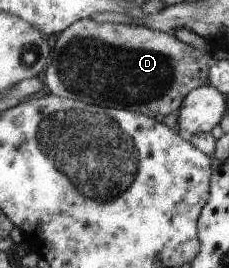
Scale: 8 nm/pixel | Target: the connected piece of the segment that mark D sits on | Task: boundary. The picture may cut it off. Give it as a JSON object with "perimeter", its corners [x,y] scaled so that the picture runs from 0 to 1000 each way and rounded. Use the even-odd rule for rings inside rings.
{"perimeter":[[[358,67],[258,123],[236,160],[231,235],[183,295],[218,347],[266,366],[349,373],[450,403],[515,403],[681,437],[769,425],[847,328],[913,317],[926,201],[860,187],[773,142],[755,123],[646,108],[594,90],[428,86]]]}

